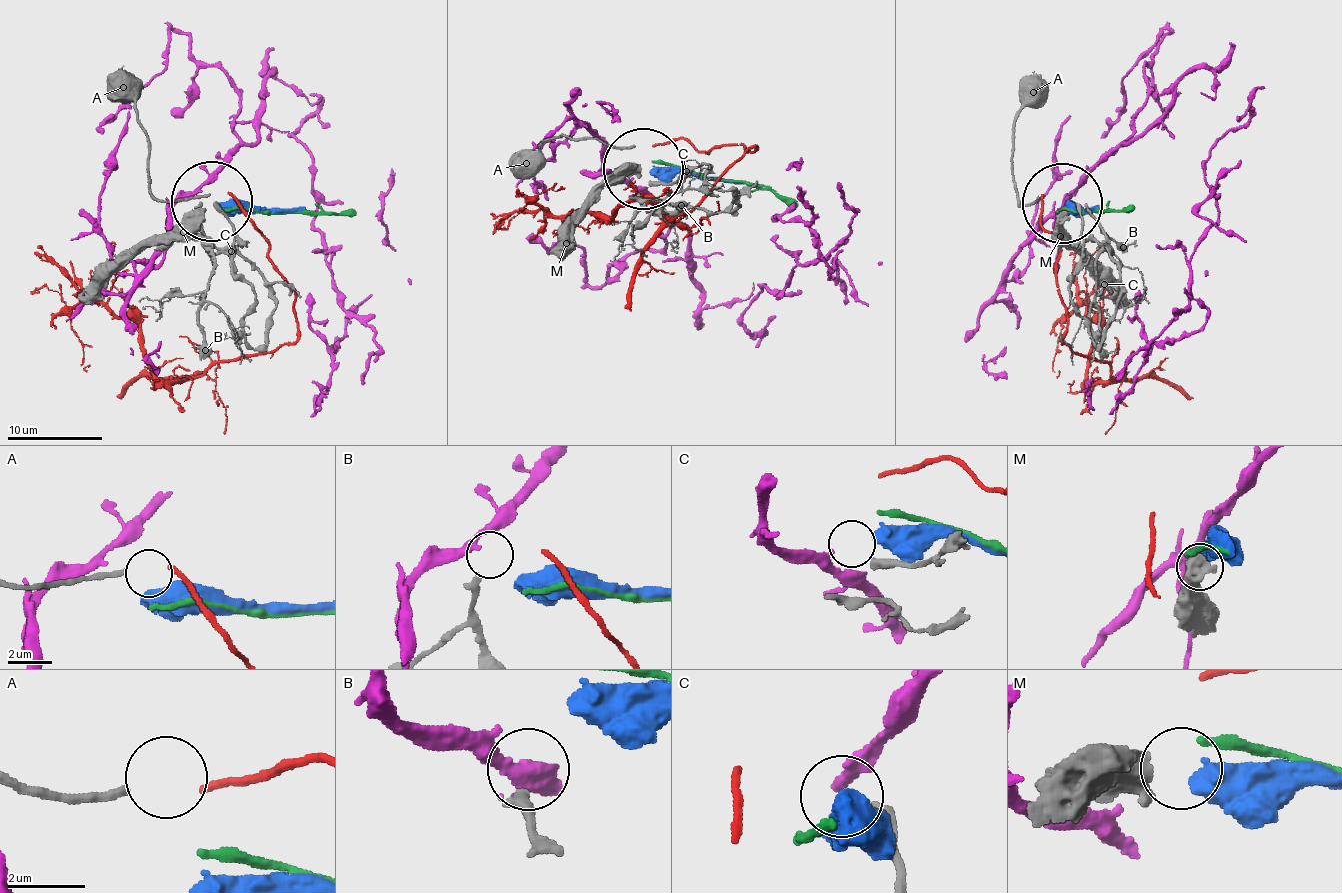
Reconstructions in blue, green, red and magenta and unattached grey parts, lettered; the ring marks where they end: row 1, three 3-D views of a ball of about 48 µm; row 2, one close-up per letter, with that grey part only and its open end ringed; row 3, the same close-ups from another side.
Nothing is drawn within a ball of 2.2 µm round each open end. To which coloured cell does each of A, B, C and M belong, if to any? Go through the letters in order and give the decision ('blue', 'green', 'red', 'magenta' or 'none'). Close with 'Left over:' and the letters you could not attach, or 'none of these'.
A: red
B: none
C: magenta
M: blue
Left over: B

